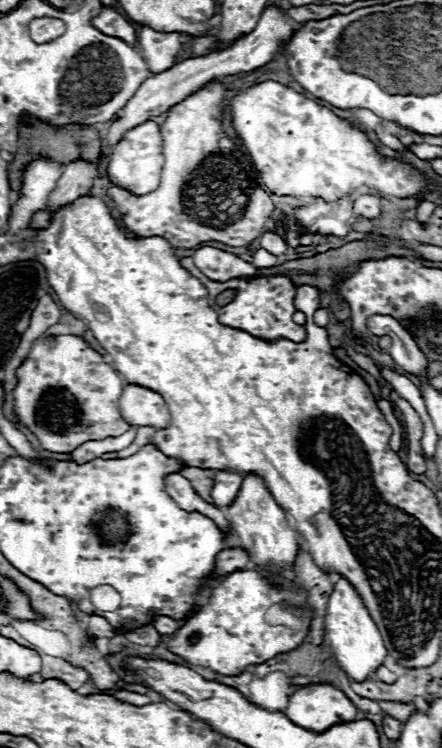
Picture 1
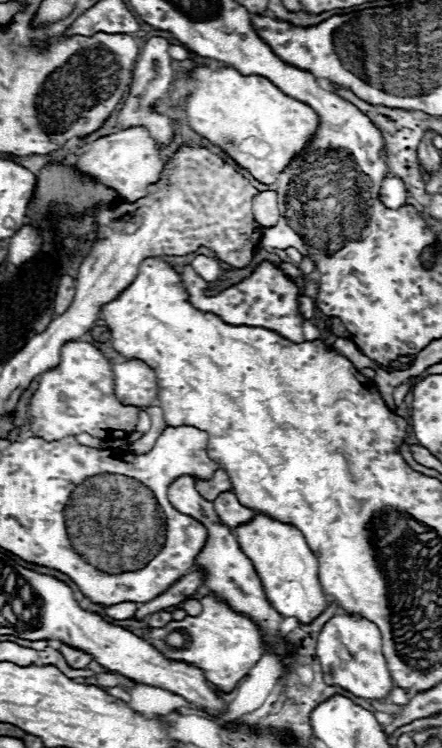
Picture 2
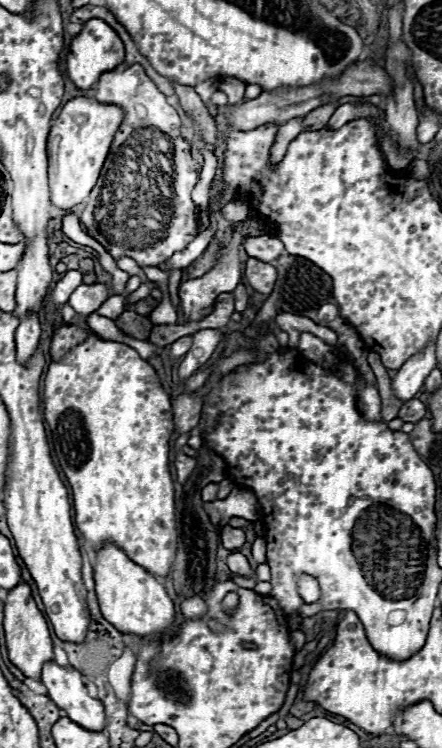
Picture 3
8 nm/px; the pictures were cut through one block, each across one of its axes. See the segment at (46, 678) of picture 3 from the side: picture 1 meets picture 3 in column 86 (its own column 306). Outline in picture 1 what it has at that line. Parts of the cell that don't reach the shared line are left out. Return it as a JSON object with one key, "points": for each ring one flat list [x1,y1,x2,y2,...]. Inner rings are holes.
{"points":[[318,686,316,690,298,690,290,696,286,716,312,732,326,732,330,726,354,722,358,708,334,686]]}

